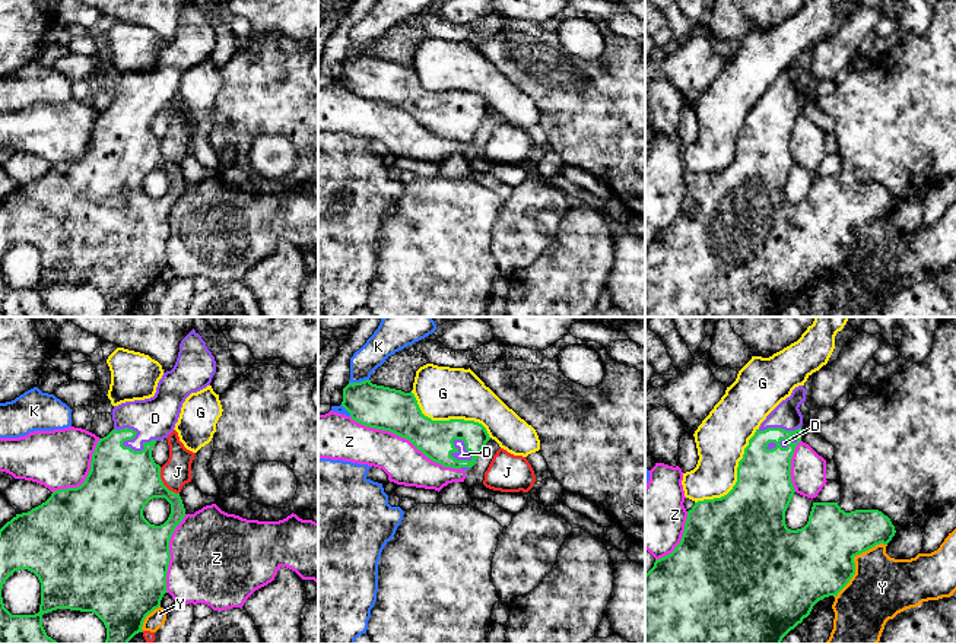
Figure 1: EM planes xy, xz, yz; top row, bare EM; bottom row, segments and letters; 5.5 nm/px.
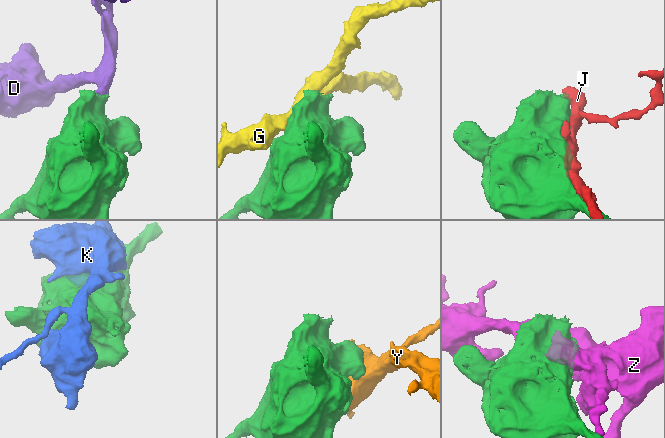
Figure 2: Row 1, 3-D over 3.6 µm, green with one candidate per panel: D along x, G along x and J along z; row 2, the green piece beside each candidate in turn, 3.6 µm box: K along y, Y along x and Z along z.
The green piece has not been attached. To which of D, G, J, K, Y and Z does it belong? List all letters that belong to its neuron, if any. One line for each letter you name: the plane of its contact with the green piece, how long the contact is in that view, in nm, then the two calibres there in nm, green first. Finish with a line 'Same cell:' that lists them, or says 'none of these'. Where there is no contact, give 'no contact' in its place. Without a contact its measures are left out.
D: contact in xy; length 240 nm; calibres 360 and 240 nm
Same cell: D

